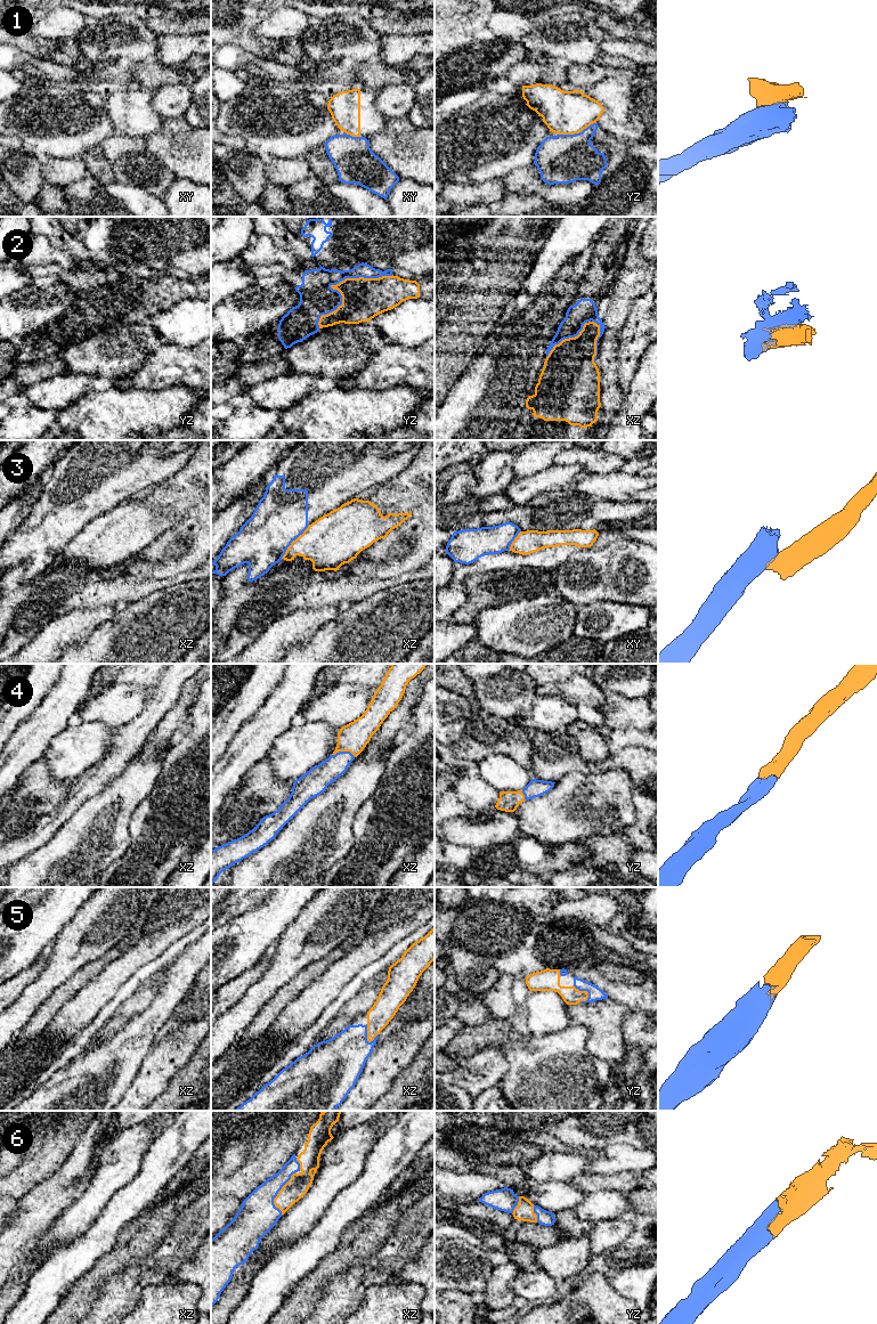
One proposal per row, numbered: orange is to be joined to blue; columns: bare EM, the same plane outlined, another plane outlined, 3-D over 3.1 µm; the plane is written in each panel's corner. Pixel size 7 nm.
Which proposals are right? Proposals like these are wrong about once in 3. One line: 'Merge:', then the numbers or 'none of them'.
Merge: 2, 4, 5, 6

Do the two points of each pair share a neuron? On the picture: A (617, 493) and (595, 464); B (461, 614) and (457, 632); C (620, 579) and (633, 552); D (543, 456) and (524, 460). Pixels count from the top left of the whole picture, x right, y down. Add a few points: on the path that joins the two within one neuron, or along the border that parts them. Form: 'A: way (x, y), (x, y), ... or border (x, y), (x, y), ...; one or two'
A: border (620, 469), (614, 472), (586, 473); two
B: border (451, 620), (472, 623); two
C: way (623, 573), (630, 566), (632, 559); one
D: way (538, 456), (528, 460); one

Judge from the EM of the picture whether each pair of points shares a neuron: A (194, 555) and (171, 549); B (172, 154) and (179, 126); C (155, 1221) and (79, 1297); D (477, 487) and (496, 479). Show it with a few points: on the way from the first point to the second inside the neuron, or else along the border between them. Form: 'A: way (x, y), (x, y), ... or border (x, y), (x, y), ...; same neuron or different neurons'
A: border (186, 546), (186, 551), (183, 554), (163, 561); different neurons
B: way (176, 147), (177, 132); same neuron
C: way (136, 1241), (97, 1277); same neuron
D: way (481, 487), (492, 479); same neuron

